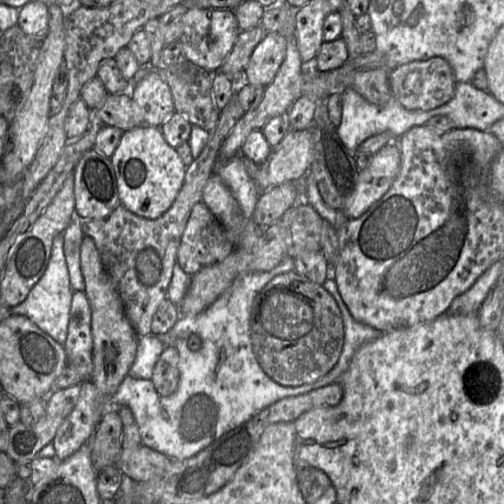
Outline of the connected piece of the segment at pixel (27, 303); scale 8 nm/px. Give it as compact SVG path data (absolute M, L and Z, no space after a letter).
M63 233L53 239L48 265L39 281L33 286L26 299L10 308L11 314L29 318L39 329L64 346L68 334L68 323L73 290L63 248Z

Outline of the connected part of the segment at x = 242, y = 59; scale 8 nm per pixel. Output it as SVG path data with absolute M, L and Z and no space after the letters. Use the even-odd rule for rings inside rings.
M261 25L253 29L241 31L232 50L221 66L220 72L231 77L235 73L245 70L255 47L268 33Z

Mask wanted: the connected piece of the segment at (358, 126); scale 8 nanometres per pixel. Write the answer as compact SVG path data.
M347 88L341 94L342 119L337 128L337 133L348 149L357 152L358 147L369 137L380 134L390 133L395 138L400 138L413 127L425 126L428 120L434 116L435 109L429 111L408 110L404 108L392 95L382 106L378 106L367 101L353 88Z

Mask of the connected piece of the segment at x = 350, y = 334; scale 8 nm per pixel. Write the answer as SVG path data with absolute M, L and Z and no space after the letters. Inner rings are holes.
M286 257L270 271L242 275L205 311L194 316L181 315L167 333L156 335L165 346L174 346L179 354L180 379L175 393L162 397L151 380L127 375L112 397L113 407L128 406L131 409L142 445L165 454L171 460L191 458L271 404L336 383L348 369L356 351L383 335L384 332L353 318L331 275L322 286L335 298L344 324L344 345L336 365L313 383L294 387L276 383L265 374L253 353L250 338L252 305L256 295L270 280L294 270L295 259ZM191 334L201 338L199 351L191 351L188 347L187 339Z

